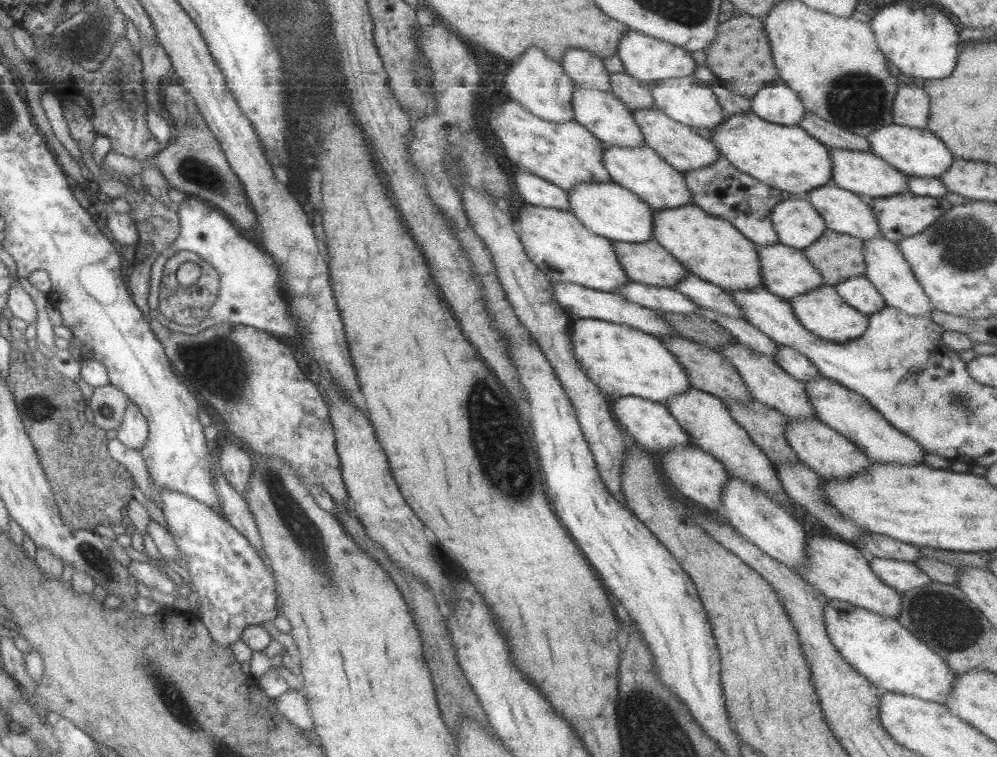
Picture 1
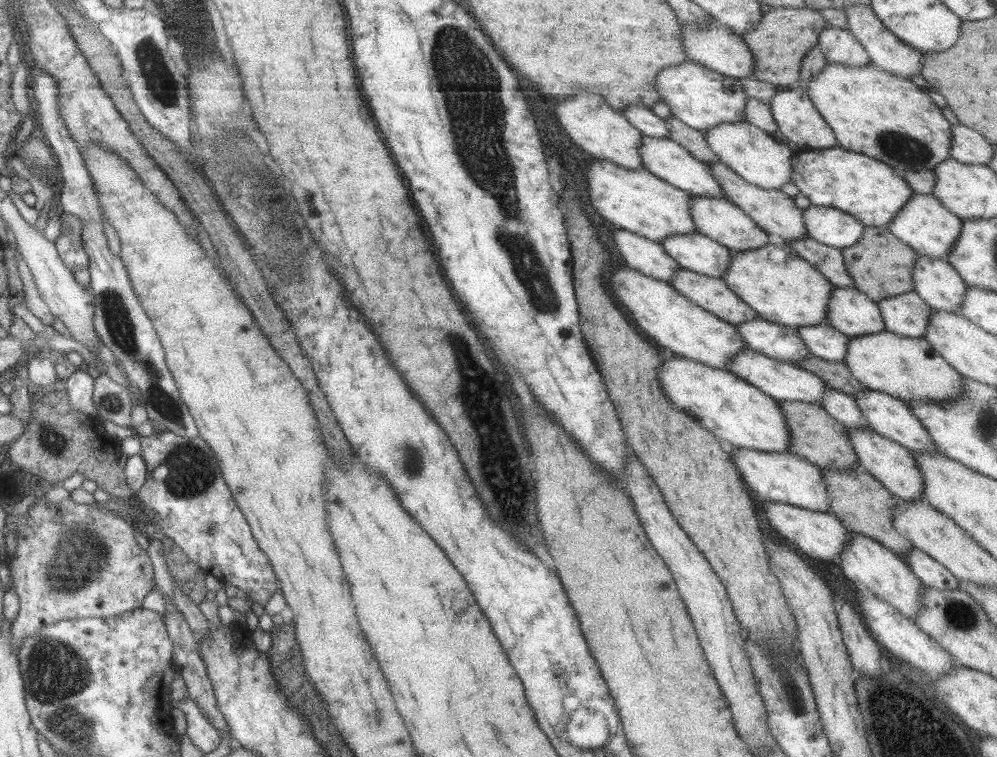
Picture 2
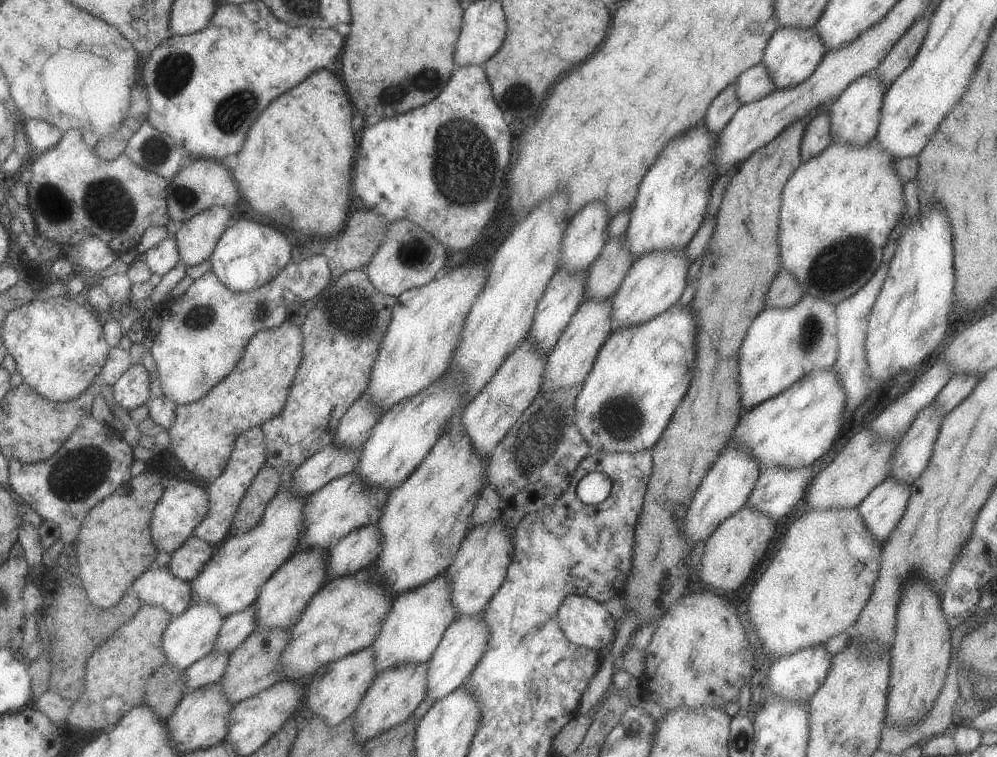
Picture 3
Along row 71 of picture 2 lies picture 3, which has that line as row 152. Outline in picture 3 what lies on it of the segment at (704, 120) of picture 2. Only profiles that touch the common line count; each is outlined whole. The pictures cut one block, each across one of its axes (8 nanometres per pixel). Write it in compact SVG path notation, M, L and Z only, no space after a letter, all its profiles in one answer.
M703 123L671 140L642 177L629 214L624 240L634 260L653 252L683 251L703 222L710 186L717 174L712 168L717 133L709 133Z

